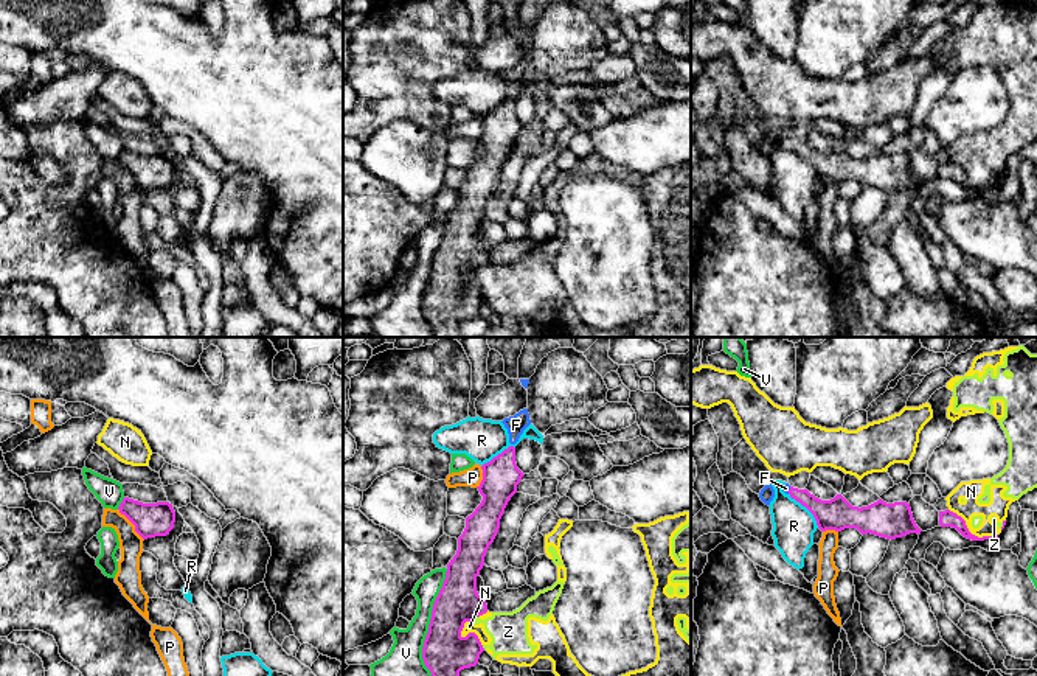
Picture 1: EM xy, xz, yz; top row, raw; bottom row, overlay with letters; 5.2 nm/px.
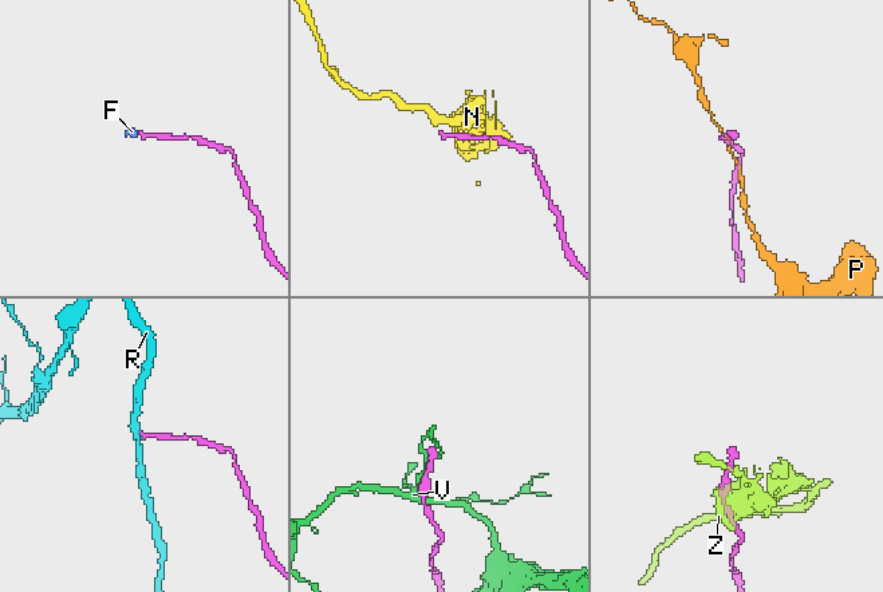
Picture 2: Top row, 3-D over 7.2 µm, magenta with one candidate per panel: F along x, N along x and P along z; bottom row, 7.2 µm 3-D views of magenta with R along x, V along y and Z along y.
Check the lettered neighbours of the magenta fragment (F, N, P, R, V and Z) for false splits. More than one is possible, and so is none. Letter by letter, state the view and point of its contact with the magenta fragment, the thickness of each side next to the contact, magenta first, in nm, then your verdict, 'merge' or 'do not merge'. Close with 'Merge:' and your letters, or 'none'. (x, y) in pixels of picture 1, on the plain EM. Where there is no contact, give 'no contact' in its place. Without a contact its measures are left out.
F: yz (789, 142) | 160/40 nm | merge
N: yz (969, 184) | 90/110 nm | do not merge
P: xy (132, 174) | 180/120 nm | do not merge
R: yz (806, 159) | 160/220 nm | do not merge
V: xz (429, 278) | 240/220 nm | do not merge
Z: xz (475, 269) | 240/190 nm | do not merge
Merge: F

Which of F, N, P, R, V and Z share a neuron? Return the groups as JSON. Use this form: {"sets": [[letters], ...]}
{"sets": [["F"], ["N", "Z"], ["P"], ["R"], ["V"]]}

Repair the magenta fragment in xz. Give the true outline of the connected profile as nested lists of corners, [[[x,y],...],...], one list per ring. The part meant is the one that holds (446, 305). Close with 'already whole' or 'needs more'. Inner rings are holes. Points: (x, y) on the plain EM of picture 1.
[[[515,99],[481,118],[483,132],[477,138],[481,155],[466,169],[466,180],[458,190],[456,207],[447,216],[446,232],[433,255],[422,311],[435,337],[461,337],[460,323],[475,319],[484,303],[478,287],[461,287],[466,274],[487,264],[484,250],[477,244],[477,228],[494,194],[500,171],[517,137],[525,127],[515,115]]]; already whole

